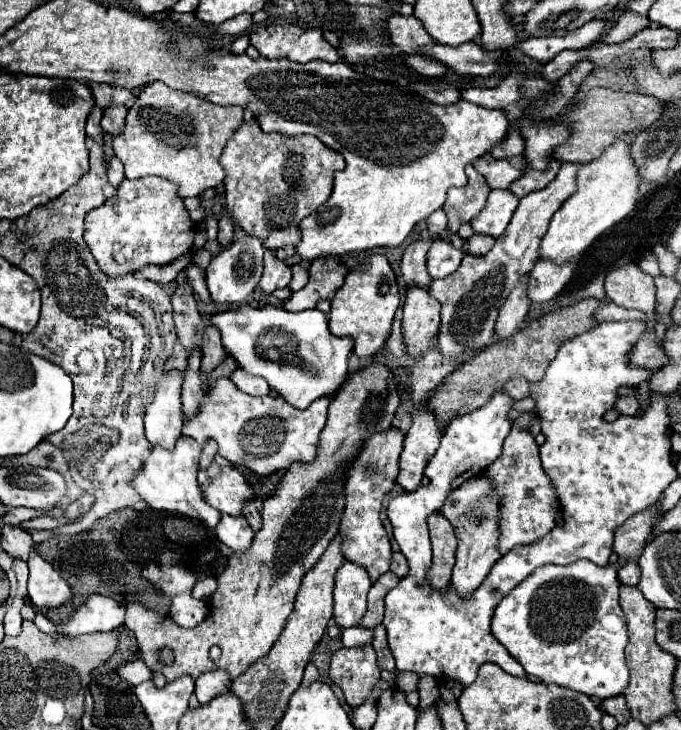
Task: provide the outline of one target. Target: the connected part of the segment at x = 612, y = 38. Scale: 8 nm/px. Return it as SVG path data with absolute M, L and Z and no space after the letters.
M626 9L626 11L618 17L616 25L614 25L596 45L602 45L602 43L622 43L622 41L626 41L628 37L632 37L634 33L638 33L640 29L648 27L648 23L650 23L648 17L644 17L644 15L636 13L636 11Z

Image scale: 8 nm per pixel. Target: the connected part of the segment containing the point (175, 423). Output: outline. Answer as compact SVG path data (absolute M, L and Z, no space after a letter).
M172 369L160 377L152 403L146 409L146 439L150 443L160 443L166 449L174 447L176 437L182 433L182 373Z

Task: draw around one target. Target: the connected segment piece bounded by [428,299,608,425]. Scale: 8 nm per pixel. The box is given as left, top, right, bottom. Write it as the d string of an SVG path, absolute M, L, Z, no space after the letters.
M584 299L568 309L558 311L558 313L548 313L540 319L530 321L528 327L520 329L520 333L516 333L510 341L496 341L494 345L480 351L476 357L466 361L450 377L446 377L444 385L440 385L438 391L428 401L432 411L436 411L436 415L440 417L440 423L448 425L452 417L472 413L474 409L482 407L512 377L524 377L530 383L540 381L544 377L544 371L550 365L550 361L556 357L556 351L560 349L560 345L566 339L572 339L574 335L580 335L580 333L592 329L594 327L592 313L606 303L608 303L608 299L606 301Z

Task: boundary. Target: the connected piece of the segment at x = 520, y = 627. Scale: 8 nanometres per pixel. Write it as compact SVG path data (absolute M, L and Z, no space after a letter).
M624 557L608 567L598 567L592 561L576 561L568 565L542 565L516 585L496 607L492 617L492 635L508 649L508 653L524 667L528 675L554 683L572 691L580 691L600 701L624 695L630 671L626 665L624 647L628 641L624 613L618 605L618 569Z

